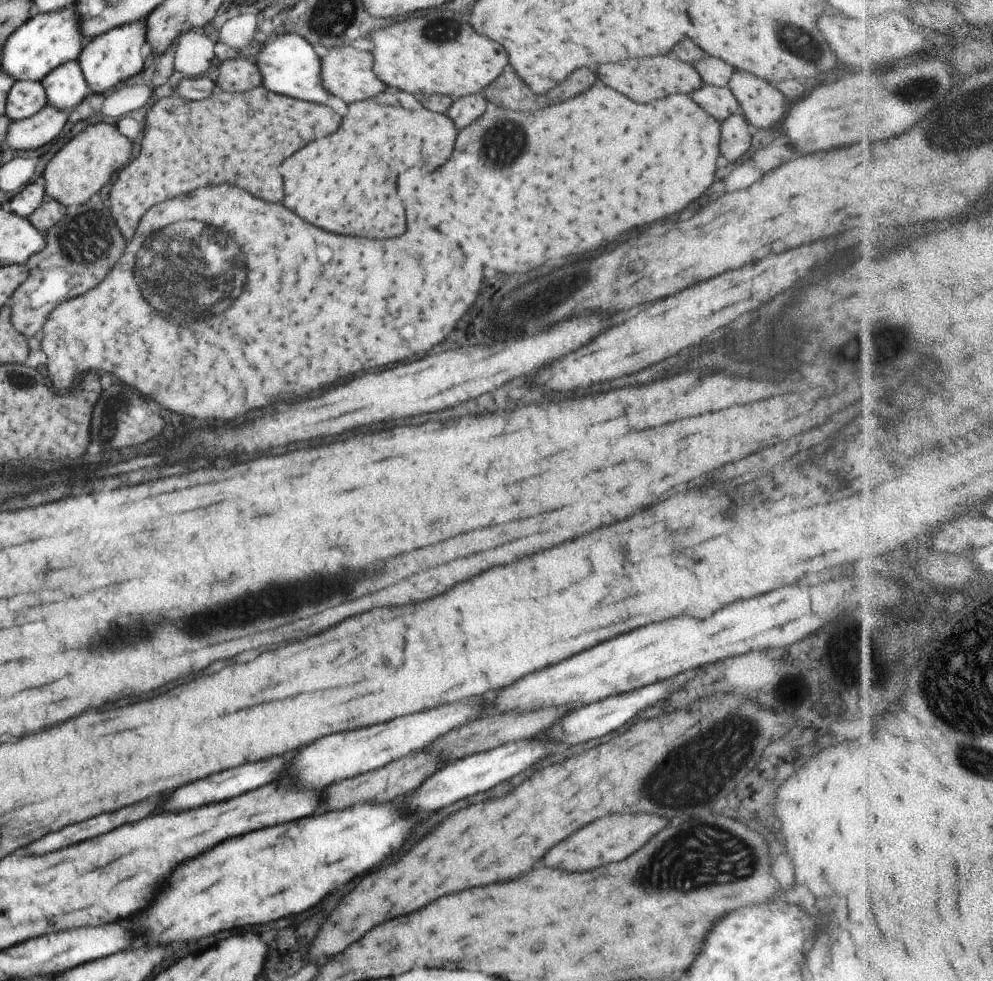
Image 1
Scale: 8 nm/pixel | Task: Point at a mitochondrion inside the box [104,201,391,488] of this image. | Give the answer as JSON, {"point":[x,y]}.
{"point":[182,251]}

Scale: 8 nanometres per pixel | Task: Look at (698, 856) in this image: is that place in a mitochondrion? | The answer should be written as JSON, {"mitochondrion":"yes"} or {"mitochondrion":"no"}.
{"mitochondrion":"yes"}

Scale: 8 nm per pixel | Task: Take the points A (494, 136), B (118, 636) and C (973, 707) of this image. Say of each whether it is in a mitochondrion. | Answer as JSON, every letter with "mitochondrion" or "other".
{"A":"mitochondrion","B":"mitochondrion","C":"mitochondrion"}

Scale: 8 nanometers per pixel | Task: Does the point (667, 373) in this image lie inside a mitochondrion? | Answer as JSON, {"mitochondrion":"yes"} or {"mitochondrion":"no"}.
{"mitochondrion":"no"}

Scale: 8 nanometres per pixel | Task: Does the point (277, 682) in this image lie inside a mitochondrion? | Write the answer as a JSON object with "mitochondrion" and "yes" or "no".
{"mitochondrion":"no"}

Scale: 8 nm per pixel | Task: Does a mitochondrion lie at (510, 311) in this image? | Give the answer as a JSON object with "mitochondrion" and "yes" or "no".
{"mitochondrion":"yes"}

